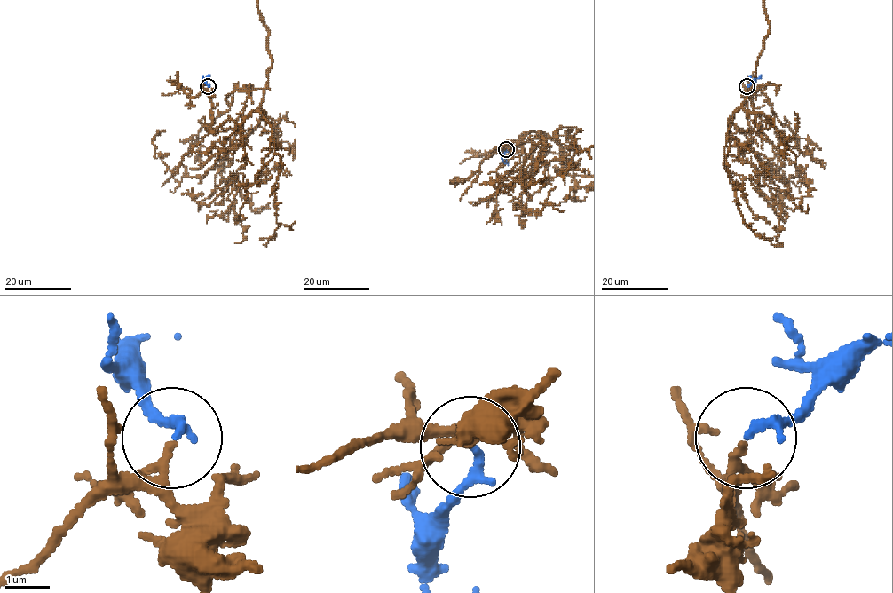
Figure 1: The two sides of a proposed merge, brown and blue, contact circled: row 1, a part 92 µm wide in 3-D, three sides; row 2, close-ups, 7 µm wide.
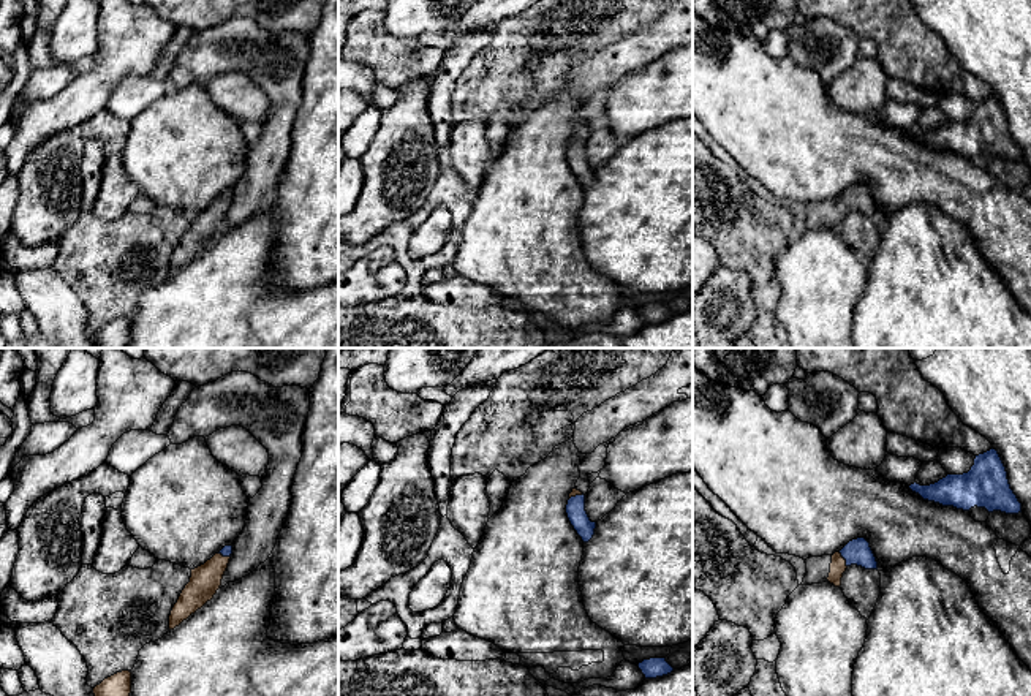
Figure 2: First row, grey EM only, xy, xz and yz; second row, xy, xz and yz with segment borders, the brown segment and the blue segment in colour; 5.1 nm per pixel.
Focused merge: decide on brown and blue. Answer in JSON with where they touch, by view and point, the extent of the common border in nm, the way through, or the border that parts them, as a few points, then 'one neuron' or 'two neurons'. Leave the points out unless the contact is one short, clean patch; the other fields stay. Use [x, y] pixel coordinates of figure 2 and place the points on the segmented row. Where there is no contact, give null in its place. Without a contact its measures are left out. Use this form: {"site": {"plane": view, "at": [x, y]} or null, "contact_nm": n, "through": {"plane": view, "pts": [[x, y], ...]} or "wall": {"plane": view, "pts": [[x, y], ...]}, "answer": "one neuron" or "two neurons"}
{"site": {"plane": "yz", "at": [845, 560]}, "contact_nm": 90, "through": {"plane": "yz", "pts": [[838, 563], [845, 560], [857, 551]]}, "answer": "one neuron"}

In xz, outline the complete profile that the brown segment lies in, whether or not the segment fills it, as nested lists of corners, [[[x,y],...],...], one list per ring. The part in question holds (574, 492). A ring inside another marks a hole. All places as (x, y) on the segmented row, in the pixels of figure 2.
[[[572,489],[569,494],[566,514],[582,541],[588,543],[595,535],[596,522],[590,520],[585,511],[585,495],[580,490]]]

